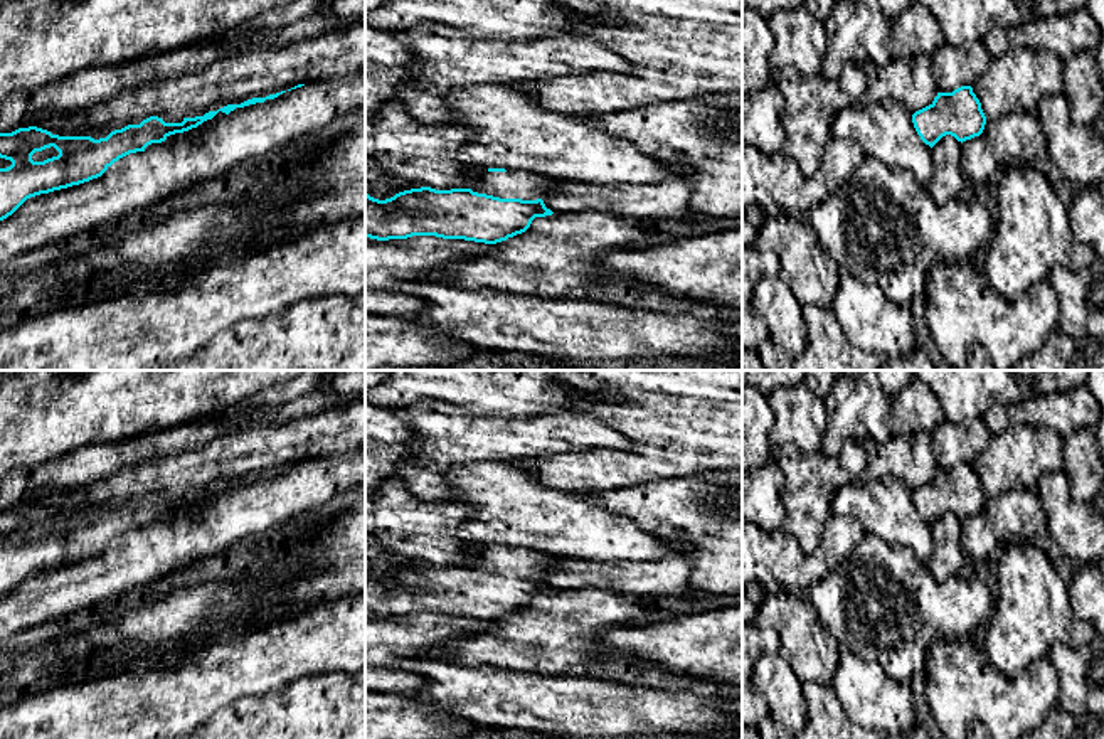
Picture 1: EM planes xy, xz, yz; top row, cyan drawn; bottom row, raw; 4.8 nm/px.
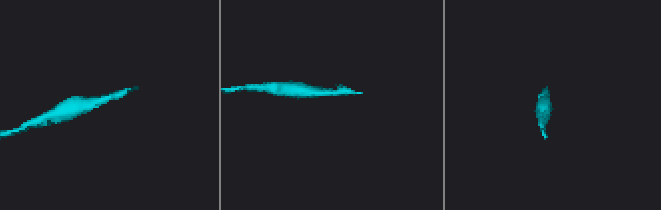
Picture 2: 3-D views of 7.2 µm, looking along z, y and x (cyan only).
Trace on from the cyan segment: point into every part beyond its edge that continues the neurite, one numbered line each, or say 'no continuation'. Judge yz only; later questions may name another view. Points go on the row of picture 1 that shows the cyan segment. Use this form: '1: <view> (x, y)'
no continuation

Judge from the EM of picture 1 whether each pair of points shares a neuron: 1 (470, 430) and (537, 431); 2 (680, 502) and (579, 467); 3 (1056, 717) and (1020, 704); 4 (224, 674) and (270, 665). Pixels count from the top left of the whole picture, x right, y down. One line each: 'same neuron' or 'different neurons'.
1: same neuron
2: different neurons
3: different neurons
4: same neuron

